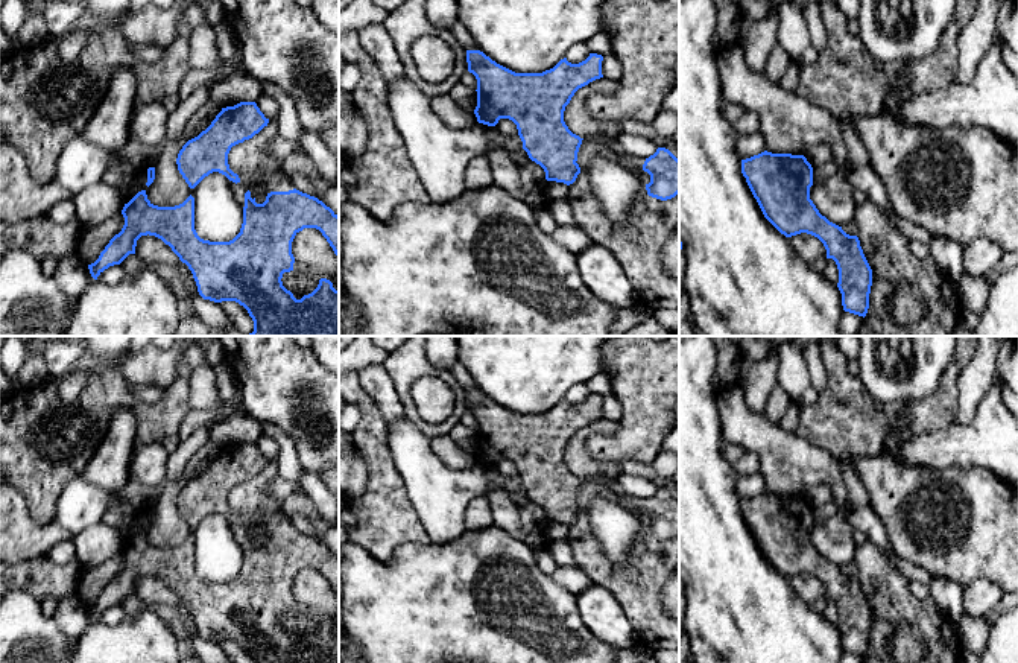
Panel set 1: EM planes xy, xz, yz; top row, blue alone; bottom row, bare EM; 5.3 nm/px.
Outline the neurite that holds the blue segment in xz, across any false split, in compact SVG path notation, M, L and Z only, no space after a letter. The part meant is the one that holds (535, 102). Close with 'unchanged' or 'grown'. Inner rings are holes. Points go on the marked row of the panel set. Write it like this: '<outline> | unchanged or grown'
M466 50L468 71L477 79L477 106L474 109L477 122L495 126L500 119L512 120L517 125L523 149L532 161L544 169L545 179L570 186L580 173L576 161L583 138L568 129L564 111L579 88L603 78L602 61L602 55L590 53L579 64L571 64L564 58L542 73L515 73L480 50Z | unchanged

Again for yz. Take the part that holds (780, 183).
M761 152L741 160L741 173L757 199L764 217L786 237L801 233L817 237L825 249L827 259L833 259L839 269L837 287L842 293L845 312L866 316L869 309L869 293L872 286L872 269L863 254L857 236L846 234L842 227L830 222L819 213L810 199L813 186L813 167L804 155Z | unchanged

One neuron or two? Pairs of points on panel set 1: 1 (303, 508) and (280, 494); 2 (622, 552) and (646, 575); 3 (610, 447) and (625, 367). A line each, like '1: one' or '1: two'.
1: two
2: two
3: one

